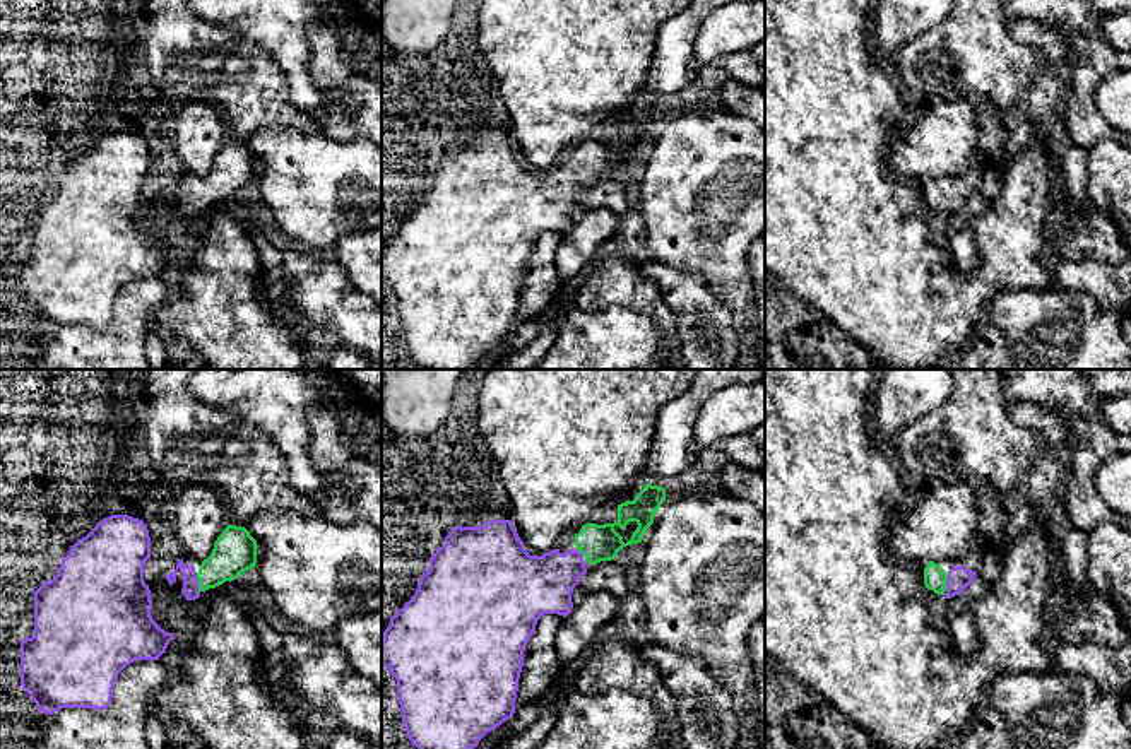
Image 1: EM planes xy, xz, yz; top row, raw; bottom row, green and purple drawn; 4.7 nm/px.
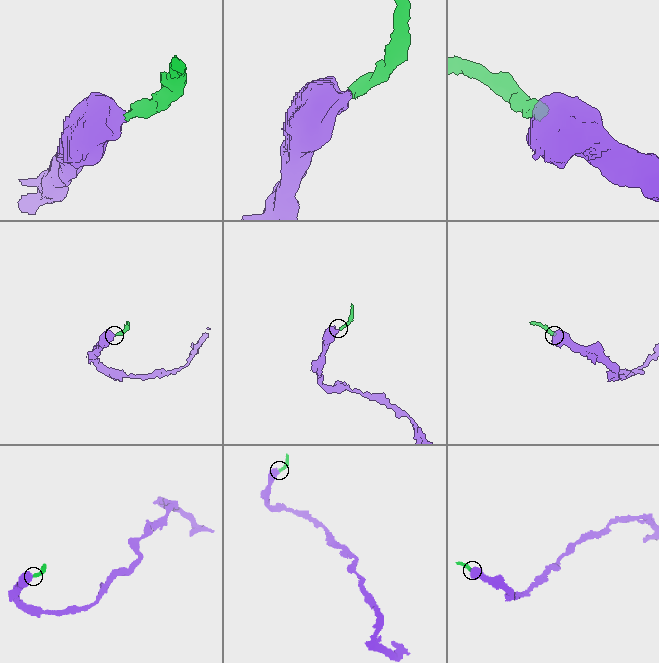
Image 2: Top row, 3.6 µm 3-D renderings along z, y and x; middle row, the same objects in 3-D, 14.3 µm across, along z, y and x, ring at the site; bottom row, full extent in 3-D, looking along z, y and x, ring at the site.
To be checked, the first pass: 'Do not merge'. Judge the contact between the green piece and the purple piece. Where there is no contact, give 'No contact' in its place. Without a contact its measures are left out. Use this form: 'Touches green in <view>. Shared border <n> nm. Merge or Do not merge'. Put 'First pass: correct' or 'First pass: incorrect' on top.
First pass: incorrect
Touches green in xy. Shared border 100 nm. Merge

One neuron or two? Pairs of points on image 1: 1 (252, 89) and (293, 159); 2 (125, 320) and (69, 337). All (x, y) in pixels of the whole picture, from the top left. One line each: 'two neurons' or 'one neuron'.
1: two neurons
2: one neuron

